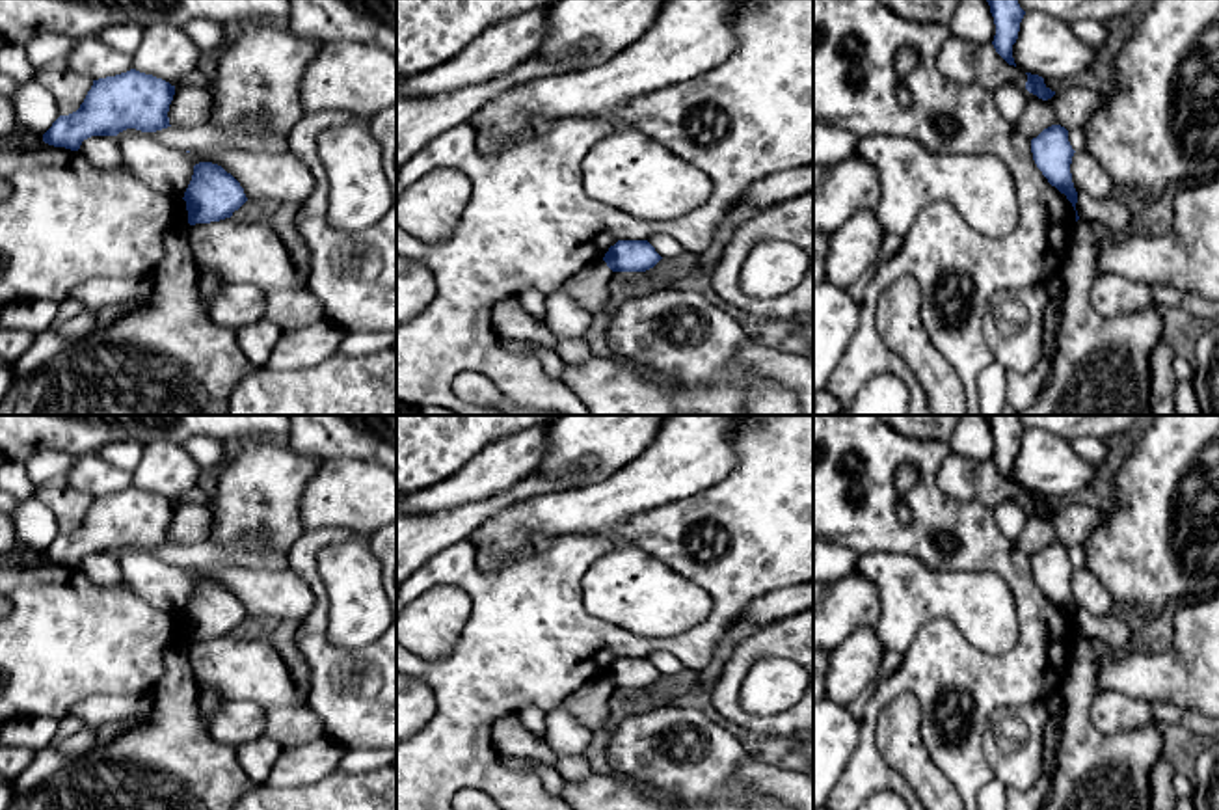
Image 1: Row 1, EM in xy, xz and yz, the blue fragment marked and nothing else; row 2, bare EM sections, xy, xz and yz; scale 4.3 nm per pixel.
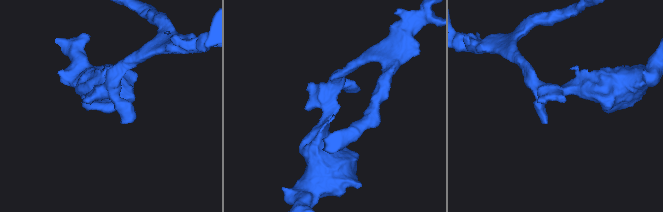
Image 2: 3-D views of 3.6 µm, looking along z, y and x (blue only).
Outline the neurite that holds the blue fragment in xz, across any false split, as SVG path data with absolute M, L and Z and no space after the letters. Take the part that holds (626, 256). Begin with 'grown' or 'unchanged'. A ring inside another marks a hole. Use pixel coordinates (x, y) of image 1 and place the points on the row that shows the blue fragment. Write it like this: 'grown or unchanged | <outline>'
unchanged | M618 240L603 257L612 272L646 272L661 259L648 240Z

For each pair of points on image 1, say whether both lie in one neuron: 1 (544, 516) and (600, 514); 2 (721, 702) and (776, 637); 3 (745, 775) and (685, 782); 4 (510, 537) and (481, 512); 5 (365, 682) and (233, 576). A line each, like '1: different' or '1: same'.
1: same
2: same
3: different
4: different
5: different

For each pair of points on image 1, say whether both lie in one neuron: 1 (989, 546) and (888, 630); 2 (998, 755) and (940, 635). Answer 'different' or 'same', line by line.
1: different
2: different

